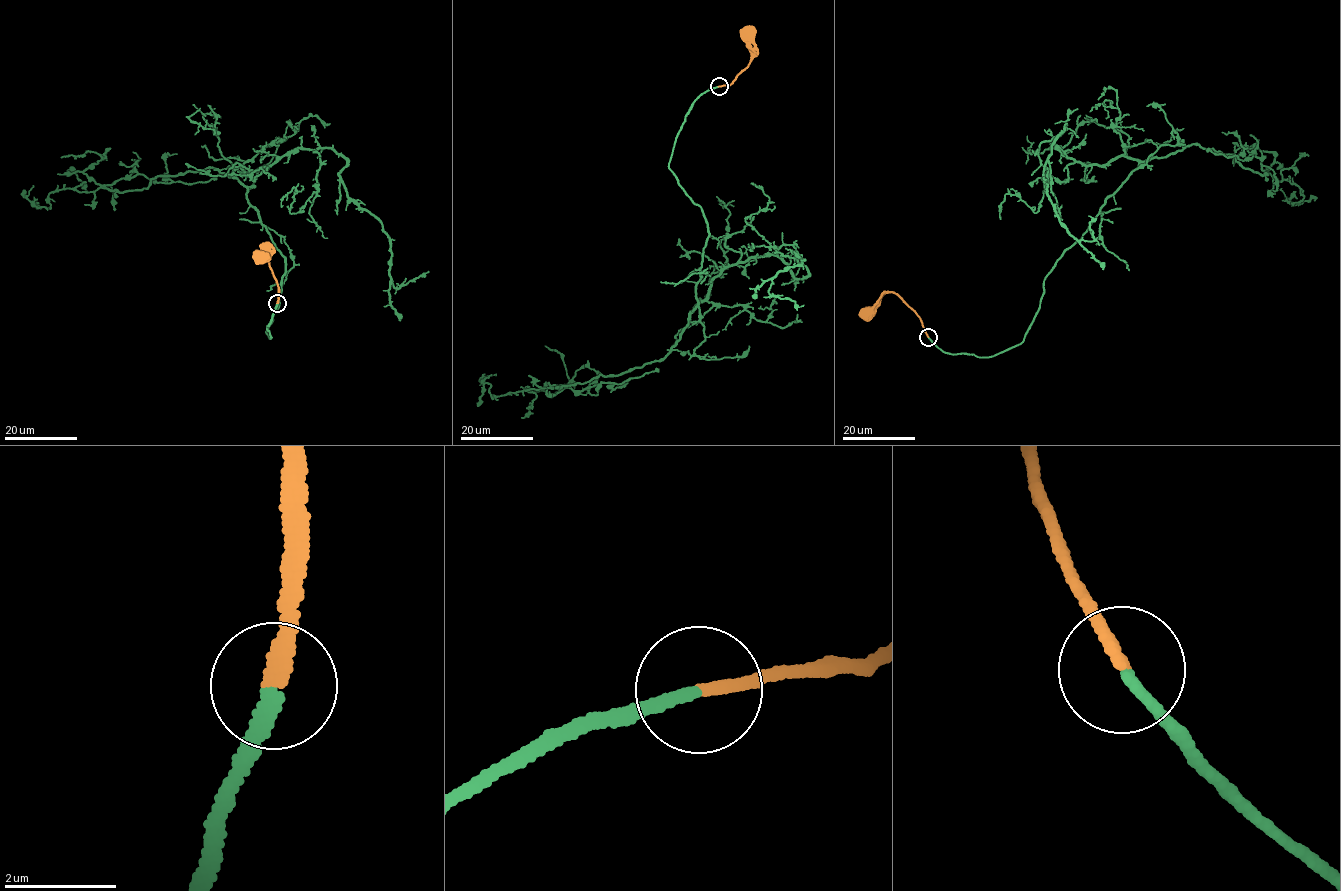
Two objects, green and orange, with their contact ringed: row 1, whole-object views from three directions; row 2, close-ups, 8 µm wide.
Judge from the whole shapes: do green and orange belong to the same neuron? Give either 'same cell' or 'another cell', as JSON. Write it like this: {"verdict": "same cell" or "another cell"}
{"verdict": "same cell"}

